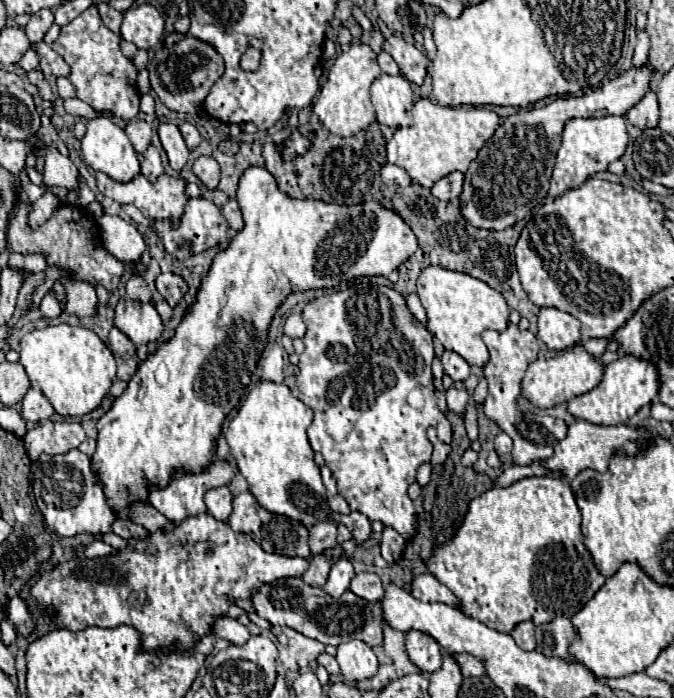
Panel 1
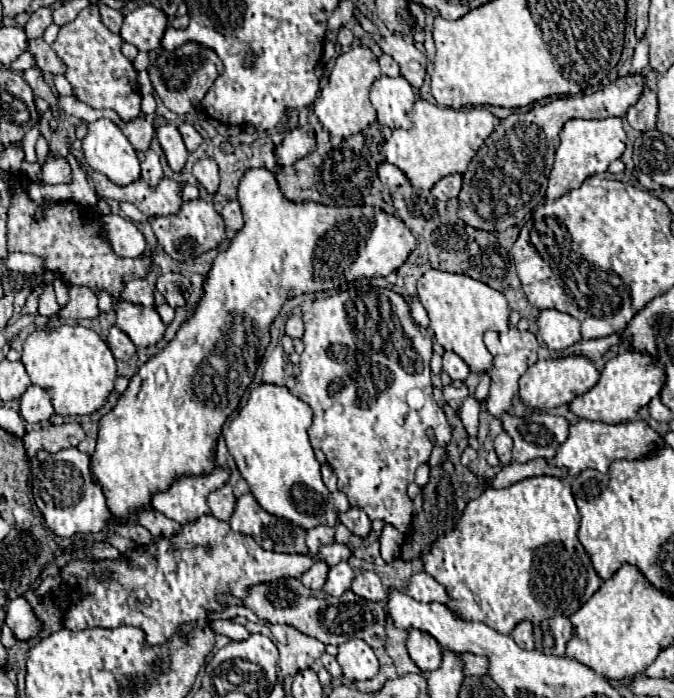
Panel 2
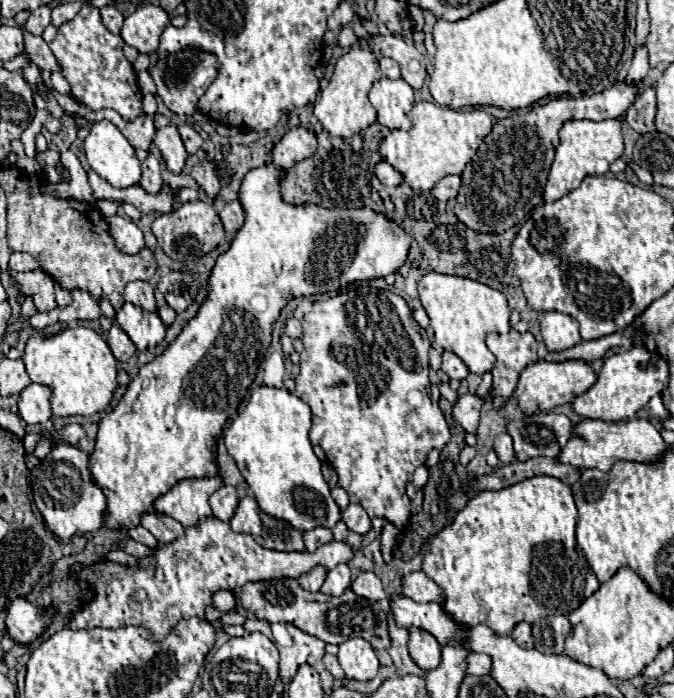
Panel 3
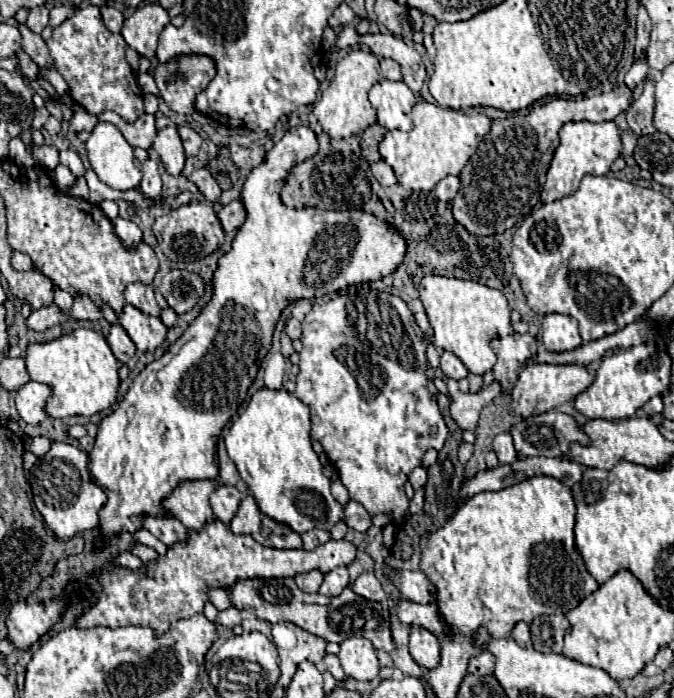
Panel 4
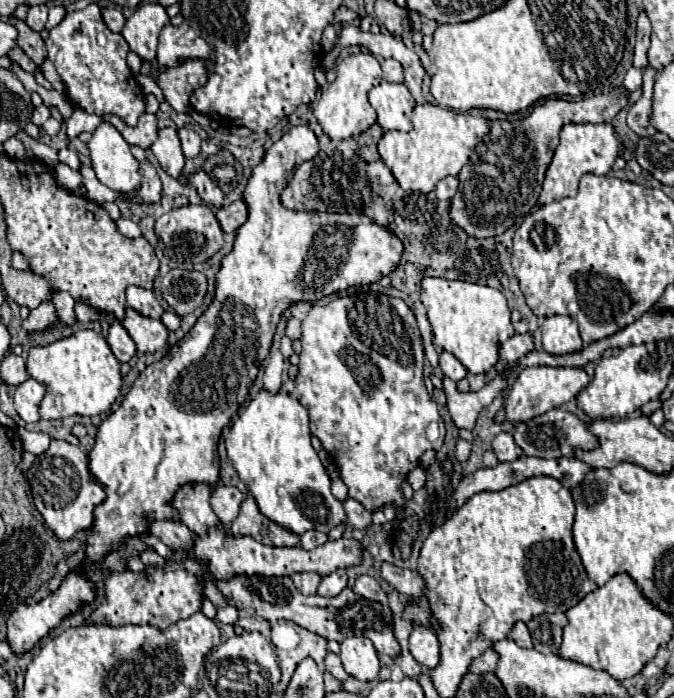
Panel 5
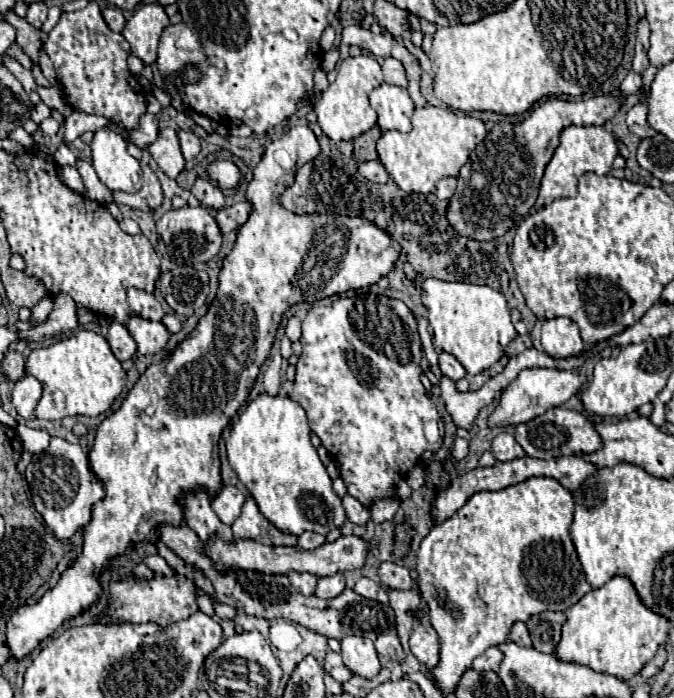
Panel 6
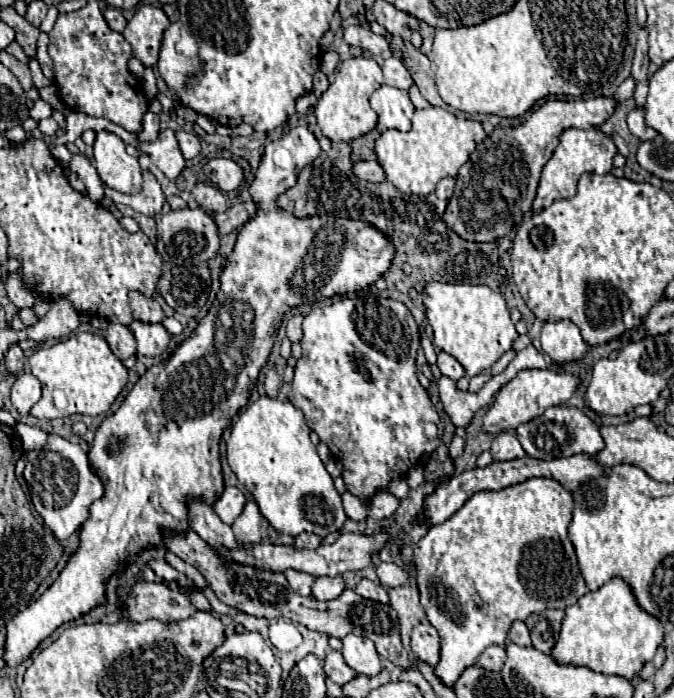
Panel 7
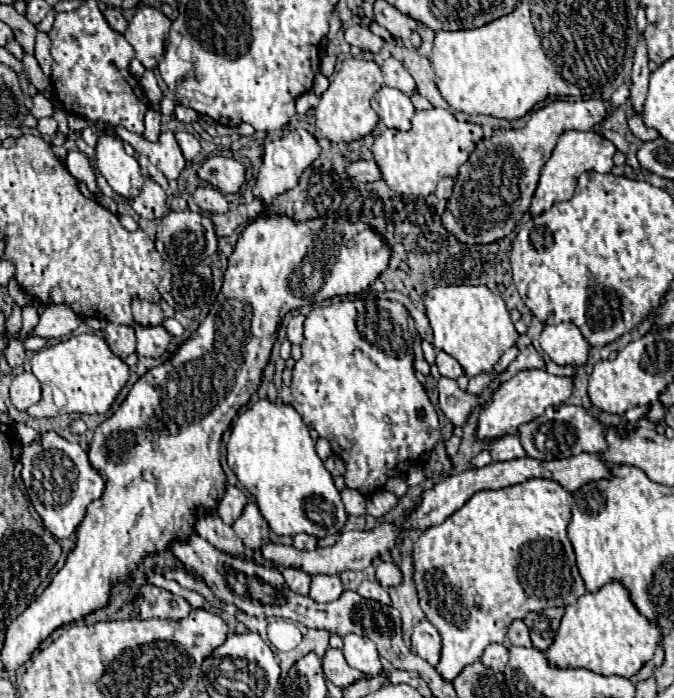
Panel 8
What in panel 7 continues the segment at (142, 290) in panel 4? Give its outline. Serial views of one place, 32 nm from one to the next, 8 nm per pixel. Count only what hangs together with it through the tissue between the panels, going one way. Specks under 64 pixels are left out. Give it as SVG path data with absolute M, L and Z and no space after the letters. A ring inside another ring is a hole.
M130 292L128 294L130 298L130 308L132 308L132 314L136 320L142 320L142 322L162 322L164 318L164 312L160 308L160 304L150 298L150 296L144 296L142 292Z

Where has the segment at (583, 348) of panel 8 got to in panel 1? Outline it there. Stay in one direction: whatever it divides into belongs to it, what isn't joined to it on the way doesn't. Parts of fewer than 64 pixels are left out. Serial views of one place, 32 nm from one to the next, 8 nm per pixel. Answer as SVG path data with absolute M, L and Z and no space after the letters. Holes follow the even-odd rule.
M540 308L538 338L550 350L566 350L580 340L580 322L558 308Z

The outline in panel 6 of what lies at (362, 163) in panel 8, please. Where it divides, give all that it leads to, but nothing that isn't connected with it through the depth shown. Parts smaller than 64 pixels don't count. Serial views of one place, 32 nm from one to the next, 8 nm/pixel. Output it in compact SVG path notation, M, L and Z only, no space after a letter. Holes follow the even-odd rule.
M380 160L360 164L360 174L362 174L366 180L370 180L370 182L378 182L378 184L388 184L388 182L390 182L388 170L380 164Z

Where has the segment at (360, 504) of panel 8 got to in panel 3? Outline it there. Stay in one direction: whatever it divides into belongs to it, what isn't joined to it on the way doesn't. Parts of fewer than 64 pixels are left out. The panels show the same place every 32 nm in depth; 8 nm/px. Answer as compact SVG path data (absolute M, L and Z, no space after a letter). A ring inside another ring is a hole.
M350 504L348 510L342 512L342 522L348 526L348 530L356 532L356 534L368 534L370 530L370 518L364 512L364 508L360 508L358 504Z

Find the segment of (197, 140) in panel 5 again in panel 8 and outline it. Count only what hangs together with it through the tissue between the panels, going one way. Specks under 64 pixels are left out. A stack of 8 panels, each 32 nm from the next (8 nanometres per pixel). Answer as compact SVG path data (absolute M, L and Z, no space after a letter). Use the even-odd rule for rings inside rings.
M176 132L176 140L180 144L180 150L184 154L186 160L192 160L198 152L200 152L200 142L194 134L188 134L188 132Z

